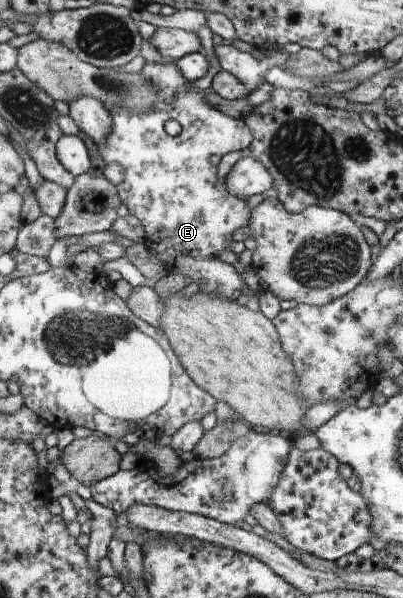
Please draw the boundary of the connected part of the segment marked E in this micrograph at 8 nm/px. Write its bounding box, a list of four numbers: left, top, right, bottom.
[99,57,253,300]

